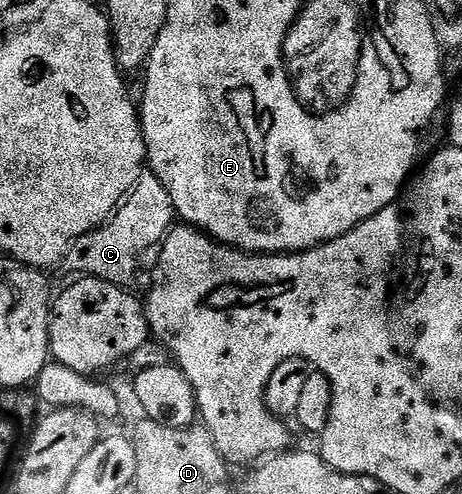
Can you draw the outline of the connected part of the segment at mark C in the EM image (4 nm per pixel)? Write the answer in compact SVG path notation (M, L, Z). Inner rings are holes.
M144 171L110 218L97 229L82 234L71 242L66 256L61 260L60 268L62 267L64 272L72 273L71 275L76 277L94 278L118 286L131 286L130 283L138 271L138 261L142 249L148 249L152 246L155 248L165 238L175 221L174 206L168 191L153 172Z

